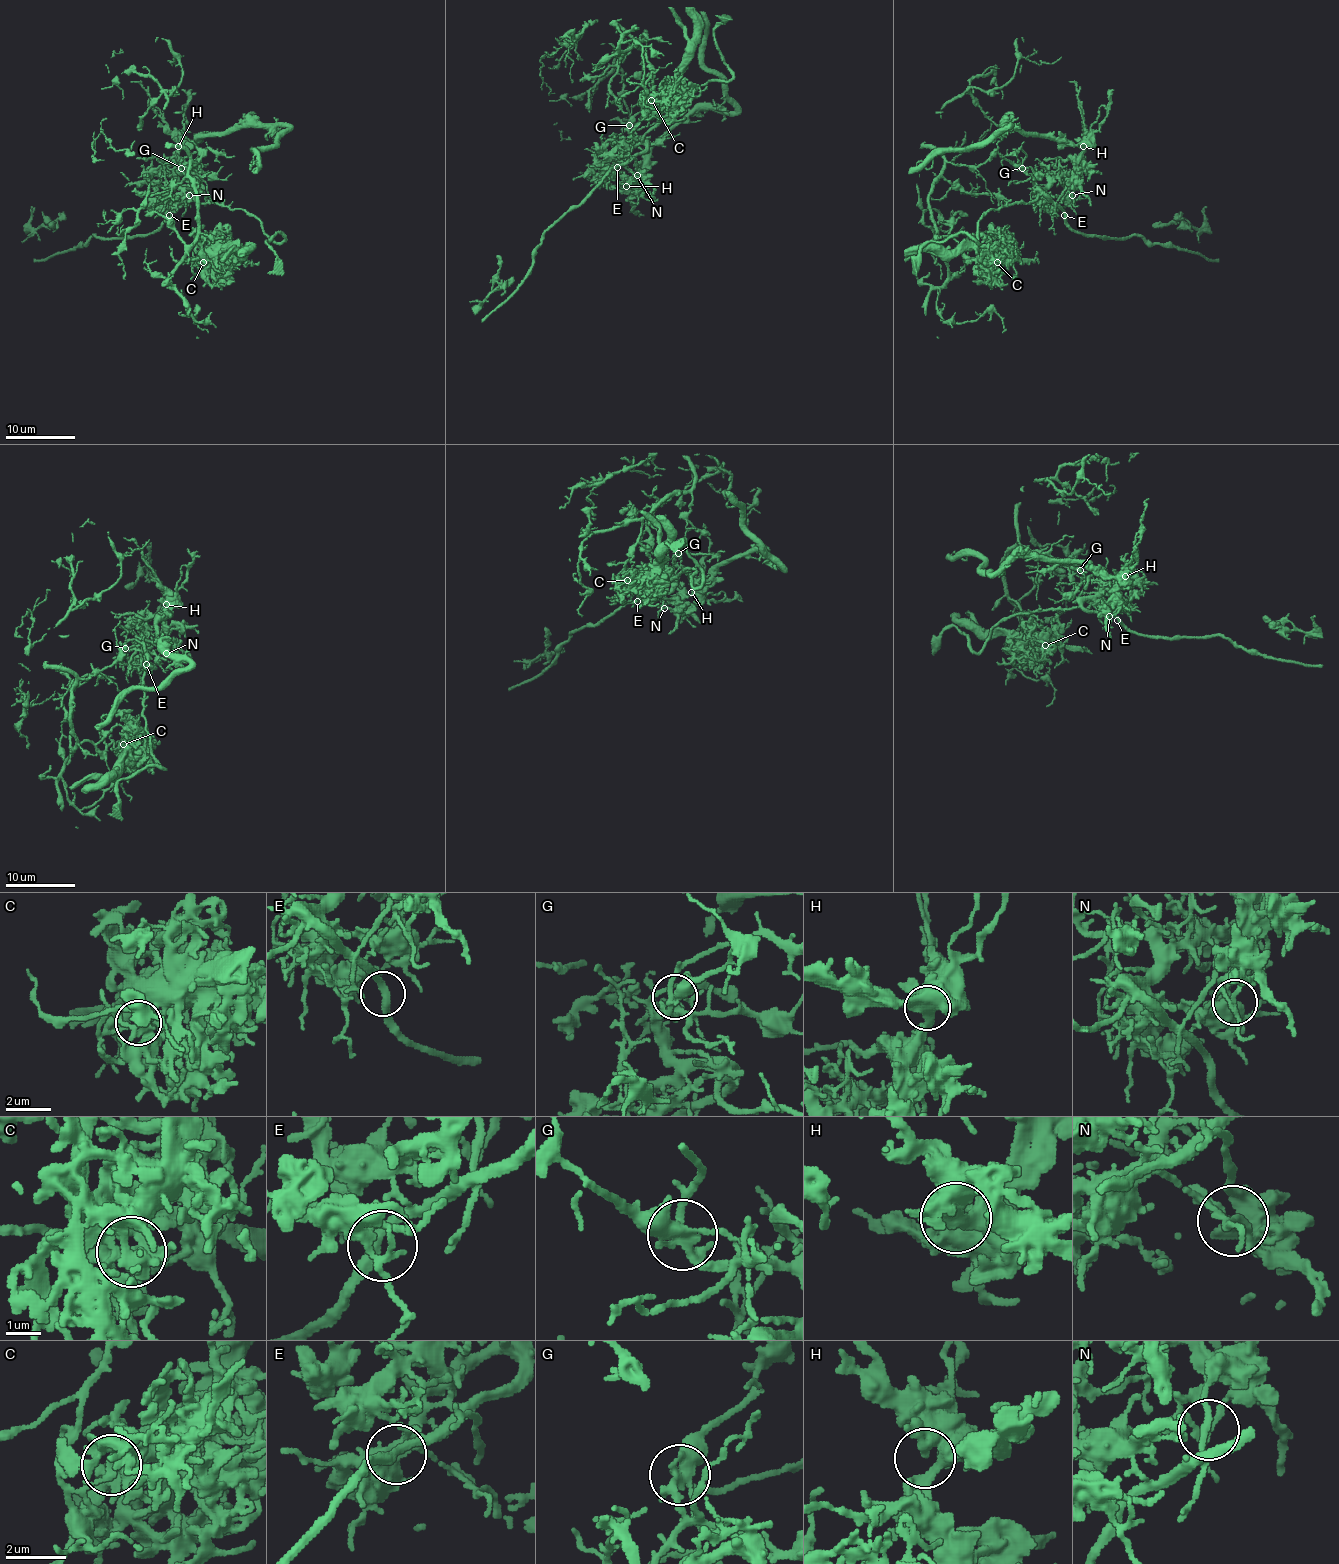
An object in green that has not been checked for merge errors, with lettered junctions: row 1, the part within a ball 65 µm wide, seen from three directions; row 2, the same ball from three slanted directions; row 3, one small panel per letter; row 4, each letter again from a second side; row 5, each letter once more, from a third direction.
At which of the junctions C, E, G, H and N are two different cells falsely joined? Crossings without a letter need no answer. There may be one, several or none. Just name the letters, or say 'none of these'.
C, G, N

